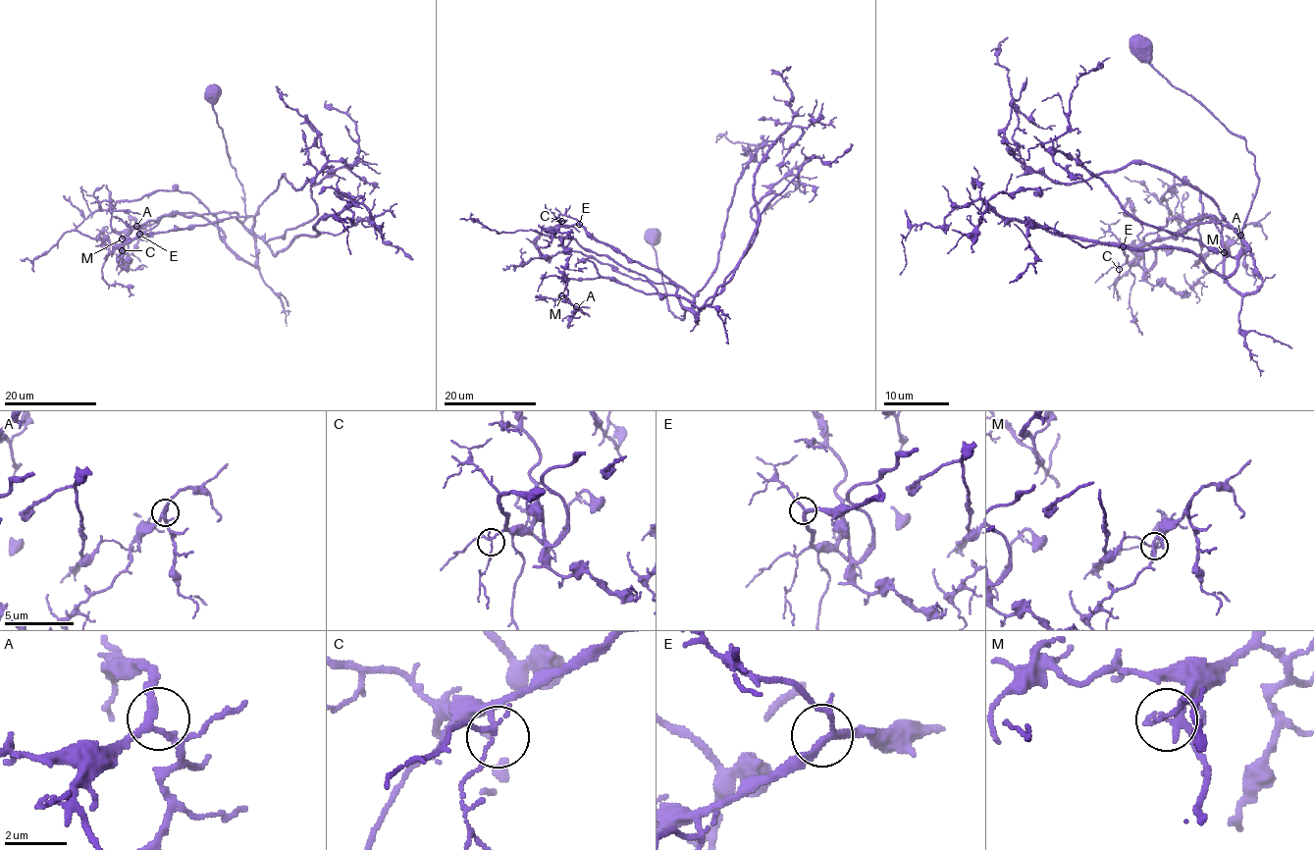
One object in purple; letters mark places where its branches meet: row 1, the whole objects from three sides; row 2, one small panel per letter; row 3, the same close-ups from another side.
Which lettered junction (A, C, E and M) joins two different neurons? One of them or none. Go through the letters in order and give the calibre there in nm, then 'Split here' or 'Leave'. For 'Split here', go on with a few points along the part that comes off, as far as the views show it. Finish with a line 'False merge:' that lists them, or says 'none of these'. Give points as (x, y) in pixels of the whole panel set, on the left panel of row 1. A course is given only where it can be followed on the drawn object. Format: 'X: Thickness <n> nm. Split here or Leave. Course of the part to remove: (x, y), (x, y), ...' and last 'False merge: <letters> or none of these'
A: Thickness 190 nm. Leave
C: Thickness 140 nm. Leave
E: Thickness 200 nm. Leave
M: Thickness 180 nm. Leave
False merge: none of these

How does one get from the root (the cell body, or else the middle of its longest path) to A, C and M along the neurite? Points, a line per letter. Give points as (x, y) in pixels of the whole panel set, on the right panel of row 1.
A: (1138, 50), (1255, 158), (1245, 225), (1197, 222), (1201, 254), (1240, 235)
C: (1138, 50), (1245, 141), (1258, 187), (1241, 228), (1214, 220), (1129, 244), (1119, 269)
M: (1138, 50), (1255, 158), (1245, 225), (1206, 215), (1221, 233), (1214, 217), (1197, 222), (1201, 254), (1224, 252)

